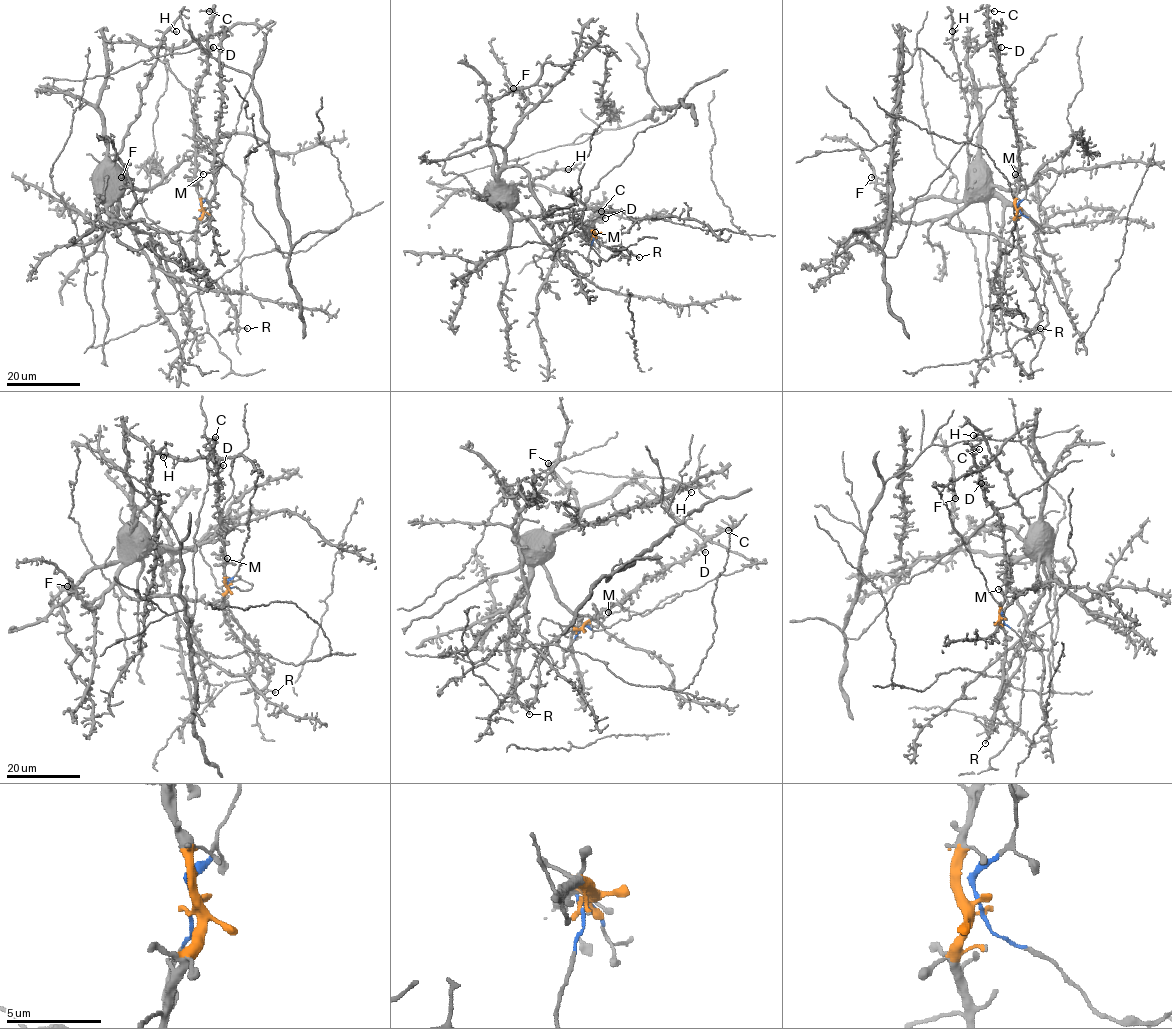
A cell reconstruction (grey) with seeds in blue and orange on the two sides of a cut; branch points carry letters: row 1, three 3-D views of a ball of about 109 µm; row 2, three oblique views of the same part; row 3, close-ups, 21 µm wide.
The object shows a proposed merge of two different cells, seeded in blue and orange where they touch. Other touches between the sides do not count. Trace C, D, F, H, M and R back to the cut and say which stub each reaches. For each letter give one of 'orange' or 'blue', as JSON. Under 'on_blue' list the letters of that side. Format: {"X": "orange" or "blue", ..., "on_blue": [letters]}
{"C": "orange", "D": "orange", "F": "blue", "H": "blue", "M": "orange", "R": "orange", "on_blue": ["F", "H"]}

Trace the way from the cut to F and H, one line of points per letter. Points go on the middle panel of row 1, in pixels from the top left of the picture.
F: (593, 236), (603, 242), (667, 211), (625, 219), (538, 185), (498, 185), (492, 196), (527, 101), (514, 88)
H: (593, 236), (603, 242), (646, 214), (667, 211), (625, 219), (538, 185), (498, 185), (491, 195), (569, 170)

